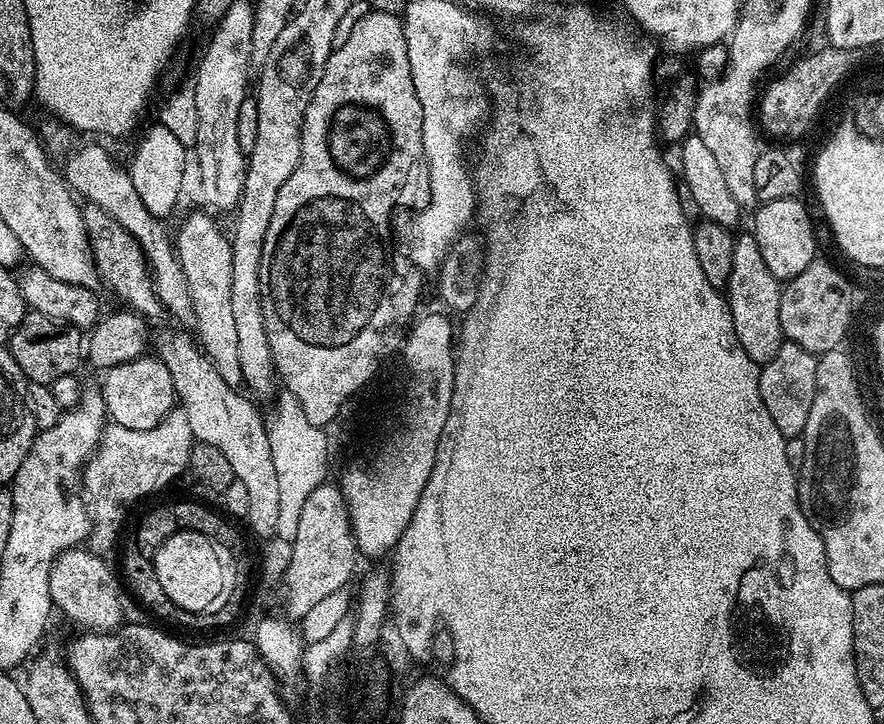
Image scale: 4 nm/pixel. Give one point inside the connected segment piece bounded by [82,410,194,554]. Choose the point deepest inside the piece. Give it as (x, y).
(128, 464)

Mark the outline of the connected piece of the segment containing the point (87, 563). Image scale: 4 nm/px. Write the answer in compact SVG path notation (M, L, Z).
M77 546L60 552L52 563L50 572L53 607L84 627L81 629L98 634L115 631L121 627L124 620L122 618L124 588L121 579L103 560L104 558L97 553Z

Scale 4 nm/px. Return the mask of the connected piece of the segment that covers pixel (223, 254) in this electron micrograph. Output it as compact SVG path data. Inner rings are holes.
M192 216L180 228L175 246L192 299L195 335L205 355L216 365L218 374L234 389L244 384L242 358L238 356L238 333L230 303L230 286L234 274L232 242L226 232L208 216Z

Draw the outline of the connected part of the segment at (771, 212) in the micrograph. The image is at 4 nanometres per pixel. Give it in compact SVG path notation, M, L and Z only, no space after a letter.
M800 198L780 201L766 201L755 209L756 217L752 220L751 235L758 242L758 250L762 250L762 259L766 262L766 270L774 274L781 282L793 280L806 266L810 266L816 258L818 232L812 229L812 216Z

